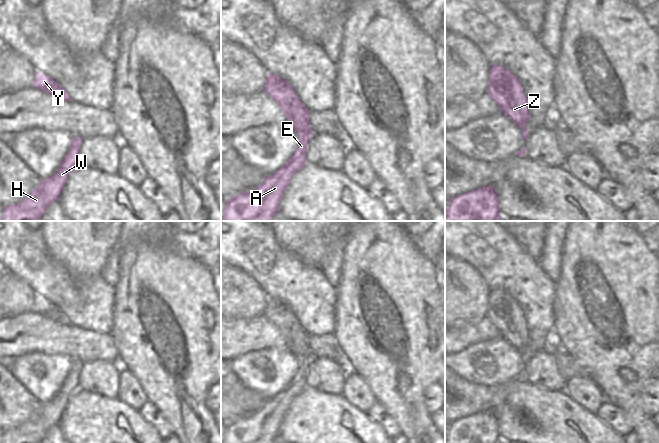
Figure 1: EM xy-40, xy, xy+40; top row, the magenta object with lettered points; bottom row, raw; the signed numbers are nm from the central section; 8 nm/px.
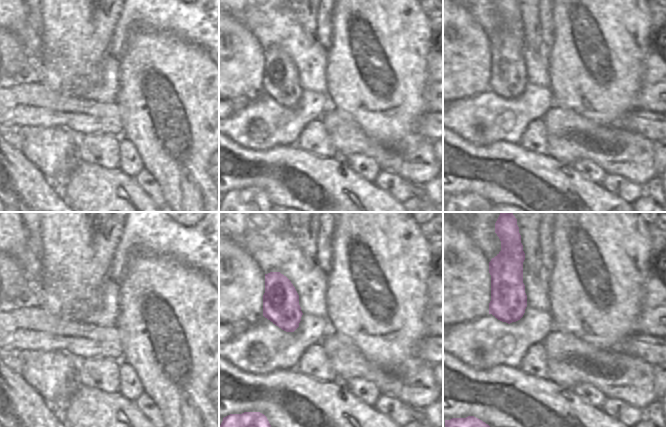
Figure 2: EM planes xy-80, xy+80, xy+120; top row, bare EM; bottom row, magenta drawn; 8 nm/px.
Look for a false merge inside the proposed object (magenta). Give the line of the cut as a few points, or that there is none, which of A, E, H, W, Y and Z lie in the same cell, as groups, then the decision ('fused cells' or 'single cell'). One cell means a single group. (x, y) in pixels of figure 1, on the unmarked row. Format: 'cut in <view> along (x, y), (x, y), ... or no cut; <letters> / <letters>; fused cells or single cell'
no cut; A E H W Y Z; single cell

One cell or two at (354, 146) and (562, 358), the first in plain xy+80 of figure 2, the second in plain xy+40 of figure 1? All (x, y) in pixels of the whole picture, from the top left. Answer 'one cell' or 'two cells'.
one cell

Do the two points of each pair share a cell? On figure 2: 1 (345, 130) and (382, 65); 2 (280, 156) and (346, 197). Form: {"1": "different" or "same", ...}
{"1": "different", "2": "same"}

